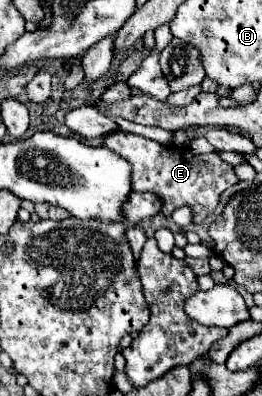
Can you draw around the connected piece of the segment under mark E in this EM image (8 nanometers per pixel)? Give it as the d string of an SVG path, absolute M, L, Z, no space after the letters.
M121 129L115 131L115 135L107 135L101 145L131 163L133 191L147 191L157 195L163 203L159 211L163 217L171 217L171 213L179 207L189 207L193 211L193 223L203 223L207 215L211 215L219 205L221 193L239 183L233 167L225 163L217 153L197 155L185 147L167 147Z

